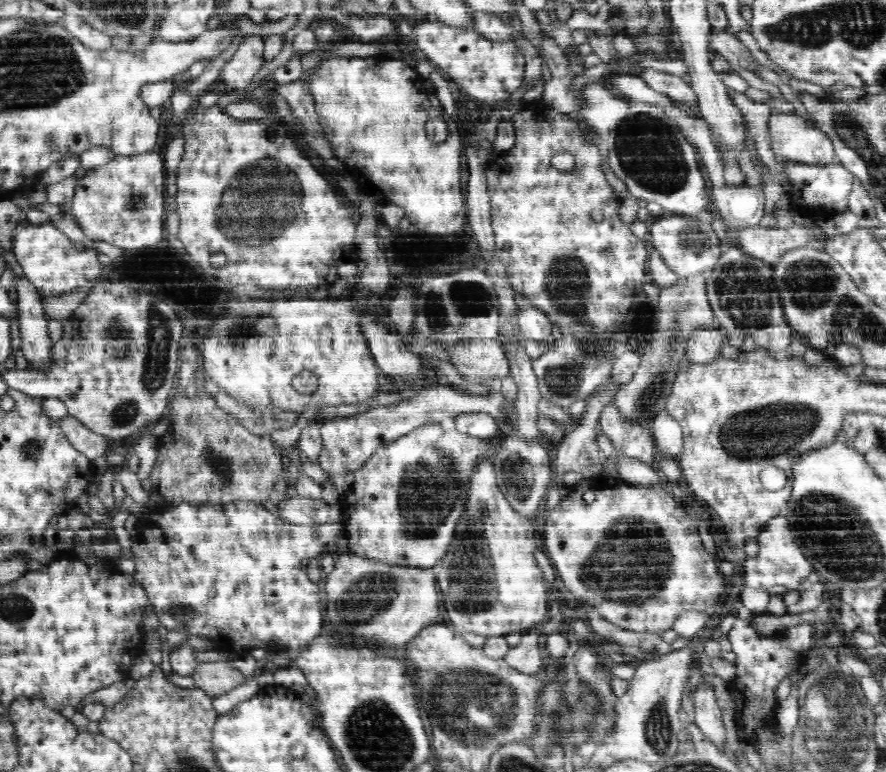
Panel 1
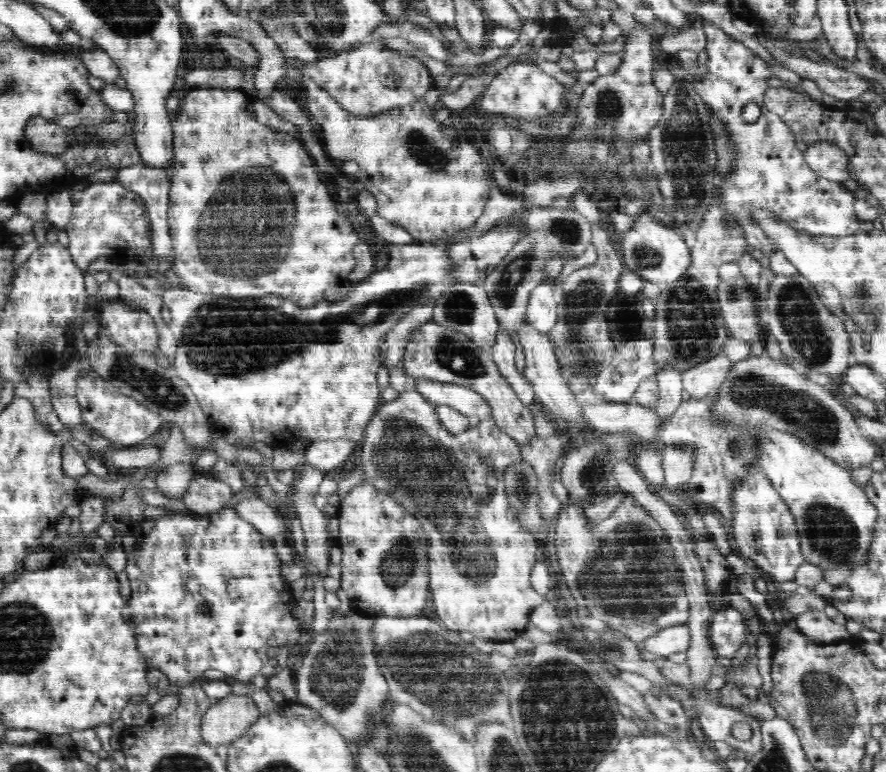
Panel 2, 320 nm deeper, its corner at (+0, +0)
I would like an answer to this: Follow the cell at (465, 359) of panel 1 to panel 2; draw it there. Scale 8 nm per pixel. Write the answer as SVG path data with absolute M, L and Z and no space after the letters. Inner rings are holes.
M432 320L412 330L403 356L403 369L408 378L435 380L474 390L483 397L492 410L496 426L518 444L526 444L535 436L535 424L531 411L518 399L515 390L488 354L488 350L476 347L465 335L435 324Z

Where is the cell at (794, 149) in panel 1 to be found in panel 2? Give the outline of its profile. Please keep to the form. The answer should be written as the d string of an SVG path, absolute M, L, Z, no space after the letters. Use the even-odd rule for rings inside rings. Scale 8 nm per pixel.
M817 141L808 145L803 152L804 160L809 167L822 178L832 182L844 183L850 178L846 152L830 141Z

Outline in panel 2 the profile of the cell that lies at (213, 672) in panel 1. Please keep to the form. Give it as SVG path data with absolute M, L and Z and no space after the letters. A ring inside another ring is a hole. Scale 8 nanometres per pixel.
M230 694L226 698L216 699L216 702L212 703L210 710L206 710L206 714L203 714L201 720L201 736L204 743L210 744L210 747L217 749L219 746L230 747L235 739L243 738L246 730L258 722L260 713L256 703L250 694L244 695Z

